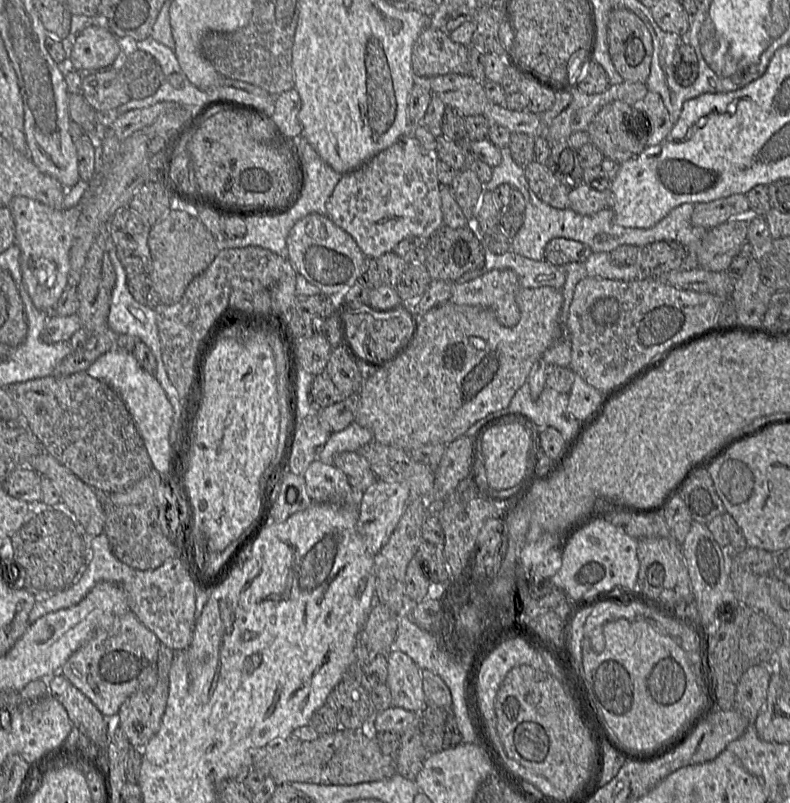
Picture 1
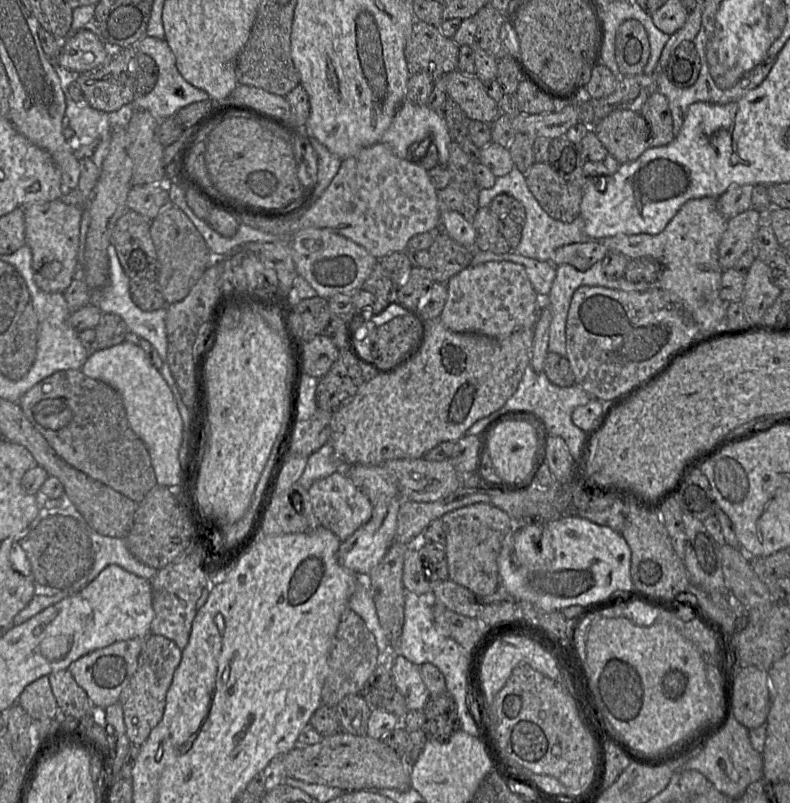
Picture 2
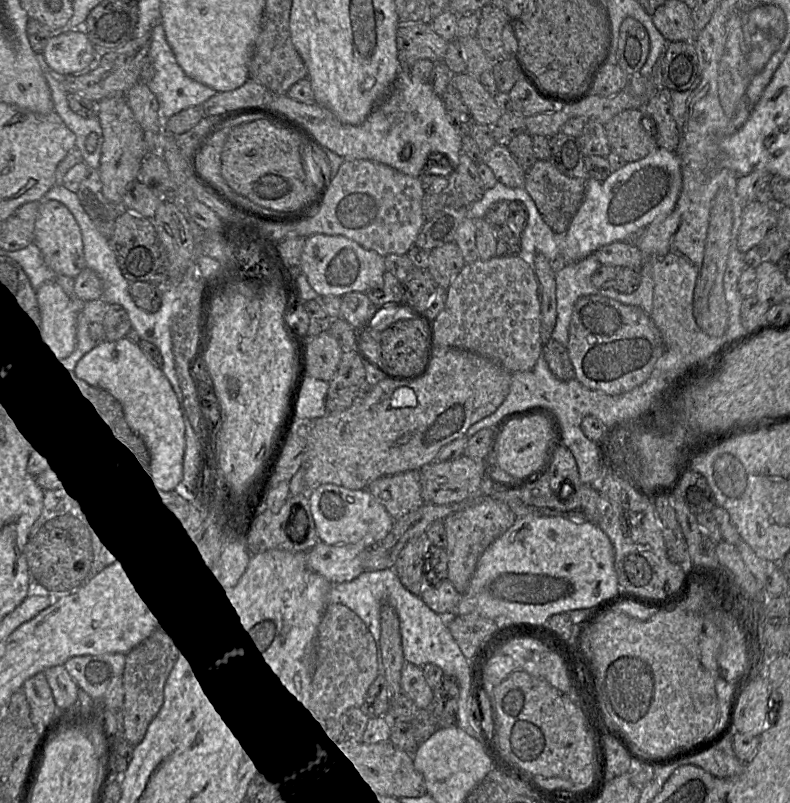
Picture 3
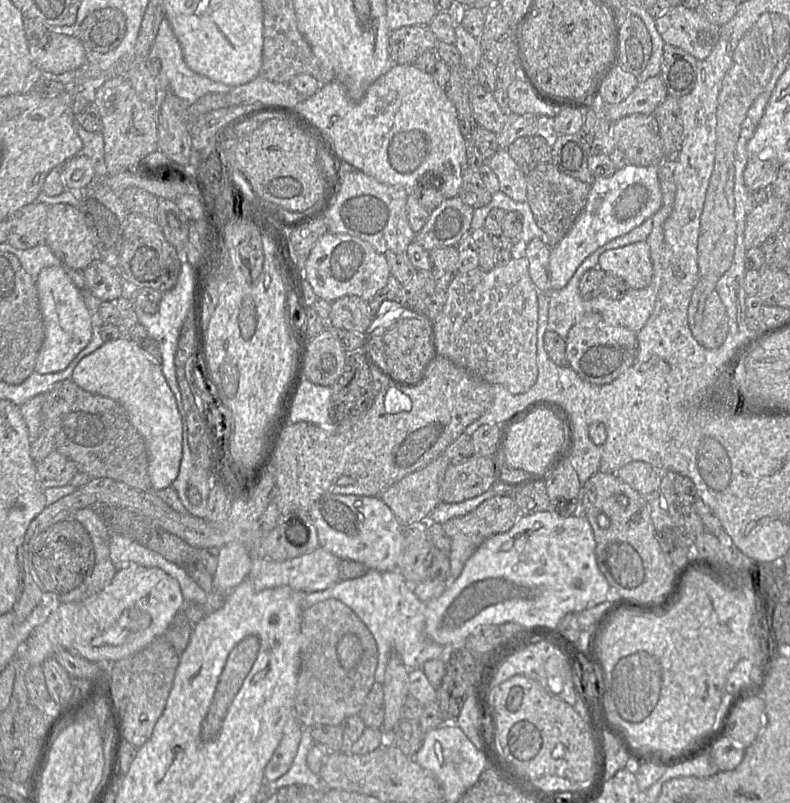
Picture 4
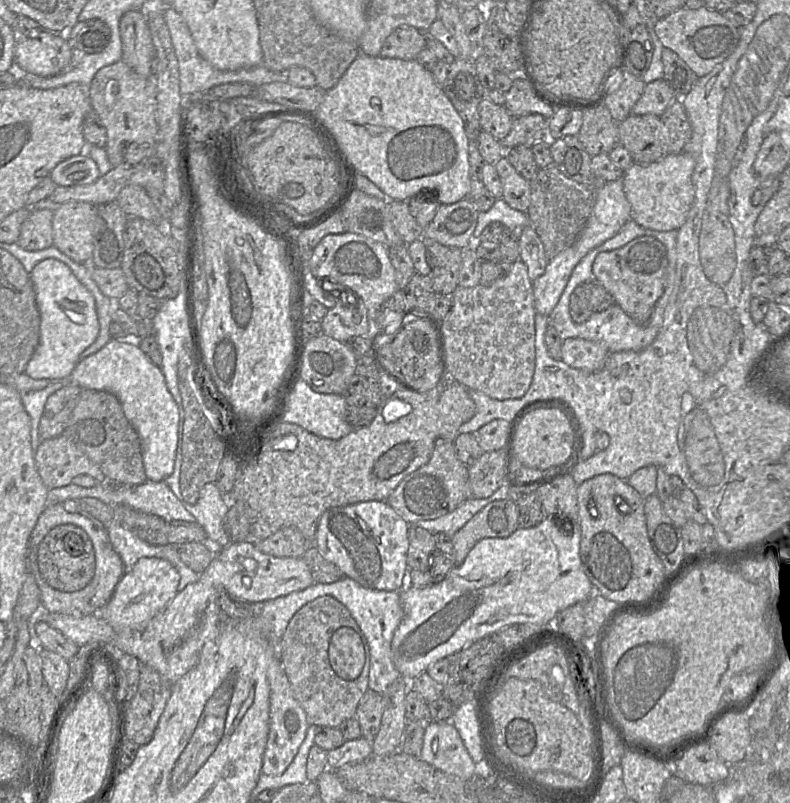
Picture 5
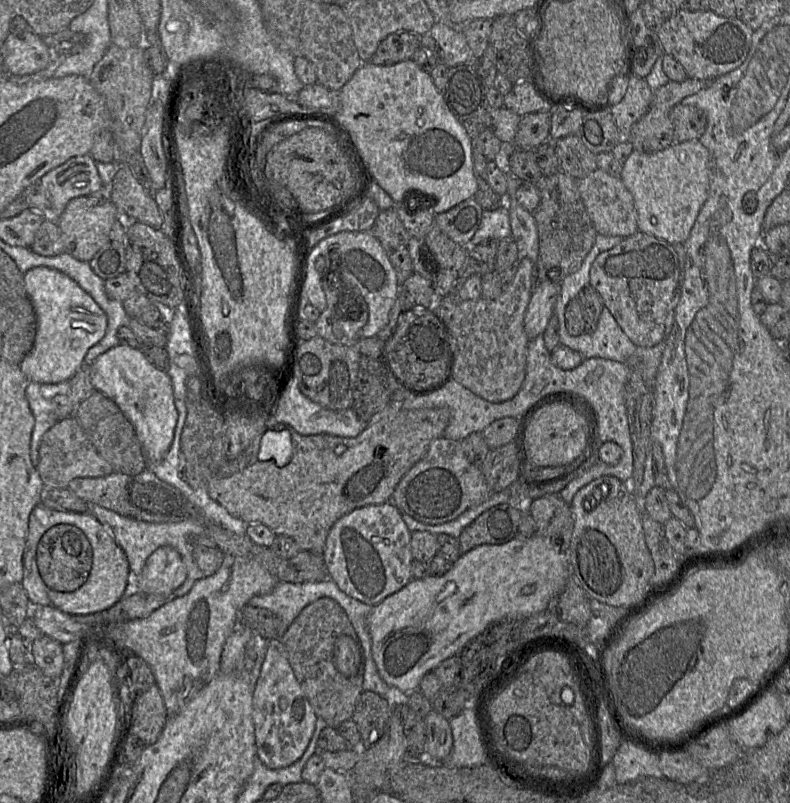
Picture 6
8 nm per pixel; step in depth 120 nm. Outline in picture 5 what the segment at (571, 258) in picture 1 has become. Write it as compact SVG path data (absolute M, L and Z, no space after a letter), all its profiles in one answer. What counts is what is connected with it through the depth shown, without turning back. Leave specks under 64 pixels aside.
M643 235L621 248L599 253L592 265L592 272L594 278L613 296L615 304L636 323L645 324L665 291L668 267L665 245L651 235Z

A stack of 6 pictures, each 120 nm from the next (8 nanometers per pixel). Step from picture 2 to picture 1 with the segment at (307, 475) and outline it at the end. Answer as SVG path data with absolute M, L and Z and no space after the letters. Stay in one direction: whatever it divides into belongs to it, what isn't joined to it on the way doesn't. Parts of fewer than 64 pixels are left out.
M352 422L340 432L331 433L318 460L325 464L333 464L334 457L342 452L358 452L363 446L373 441L372 433Z

